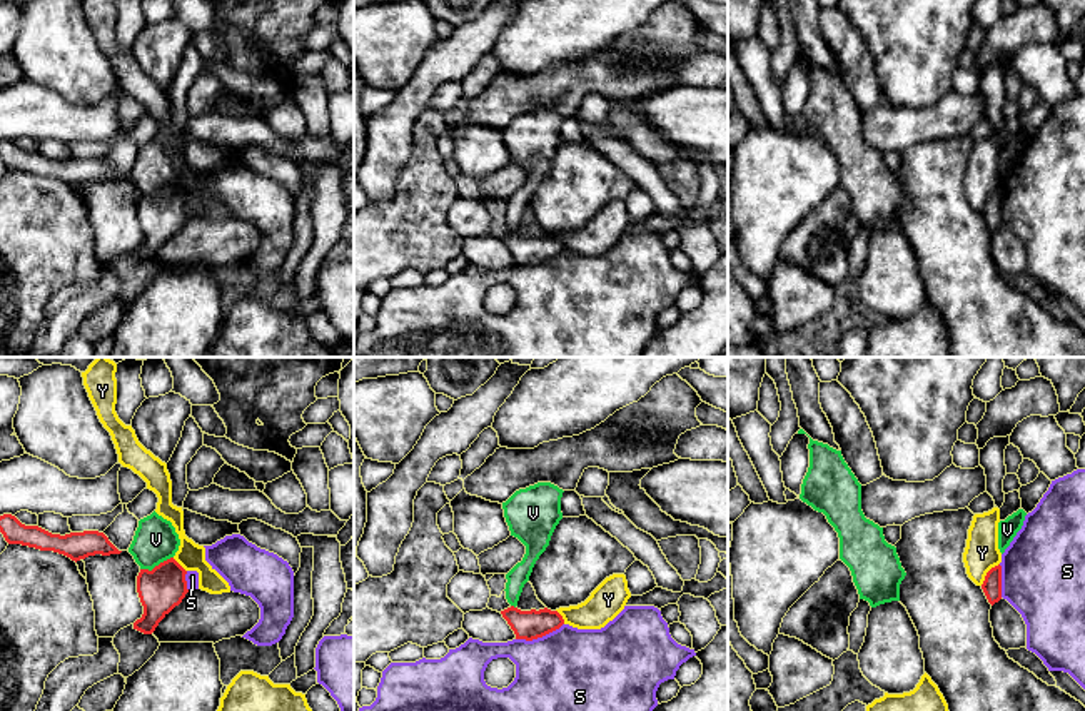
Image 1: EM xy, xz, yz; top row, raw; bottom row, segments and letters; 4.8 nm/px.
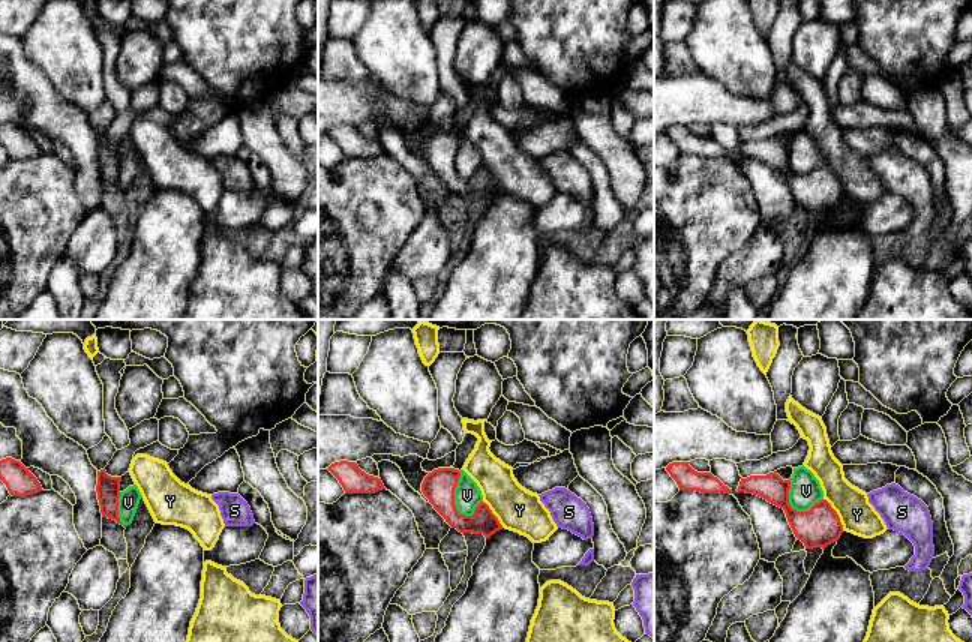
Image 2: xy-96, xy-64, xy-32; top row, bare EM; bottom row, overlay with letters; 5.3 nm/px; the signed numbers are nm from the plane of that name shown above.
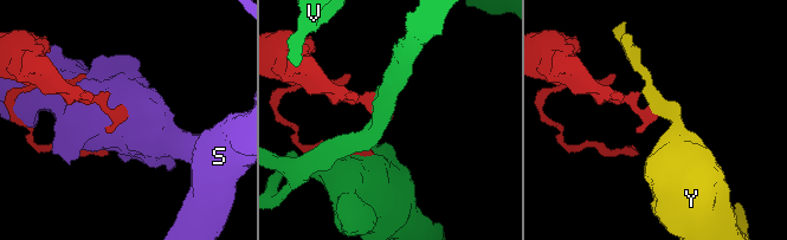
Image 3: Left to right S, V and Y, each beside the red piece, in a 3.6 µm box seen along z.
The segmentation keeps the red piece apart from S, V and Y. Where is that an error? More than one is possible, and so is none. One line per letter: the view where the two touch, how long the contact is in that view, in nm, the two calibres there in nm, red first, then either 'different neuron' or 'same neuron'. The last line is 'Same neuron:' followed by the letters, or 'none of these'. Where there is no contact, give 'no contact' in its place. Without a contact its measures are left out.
S: meets red in xz; contact 240 nm long; 140 nm thick on the red side, 480 nm on the other; different neuron
V: meets red in xy; contact 170 nm long; 220 nm thick on the red side, 200 nm on the other; different neuron
Y: meets red in yz; contact 140 nm long; 100 nm thick on the red side, 170 nm on the other; different neuron
Same neuron: none of these

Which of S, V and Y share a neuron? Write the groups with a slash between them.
S / V / Y

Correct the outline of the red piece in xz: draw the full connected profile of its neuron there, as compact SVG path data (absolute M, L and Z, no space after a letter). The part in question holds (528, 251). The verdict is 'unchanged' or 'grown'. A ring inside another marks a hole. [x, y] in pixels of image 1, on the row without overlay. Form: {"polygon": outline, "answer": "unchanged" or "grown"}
{"polygon": "M514 232L501 237L502 244L507 247L516 260L516 265L532 267L542 264L564 250L563 242L558 237L531 235L521 237Z", "answer": "unchanged"}

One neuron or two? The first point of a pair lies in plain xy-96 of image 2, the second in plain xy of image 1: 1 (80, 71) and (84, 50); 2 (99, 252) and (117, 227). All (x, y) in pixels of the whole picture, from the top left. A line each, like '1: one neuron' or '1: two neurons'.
1: one neuron
2: two neurons

